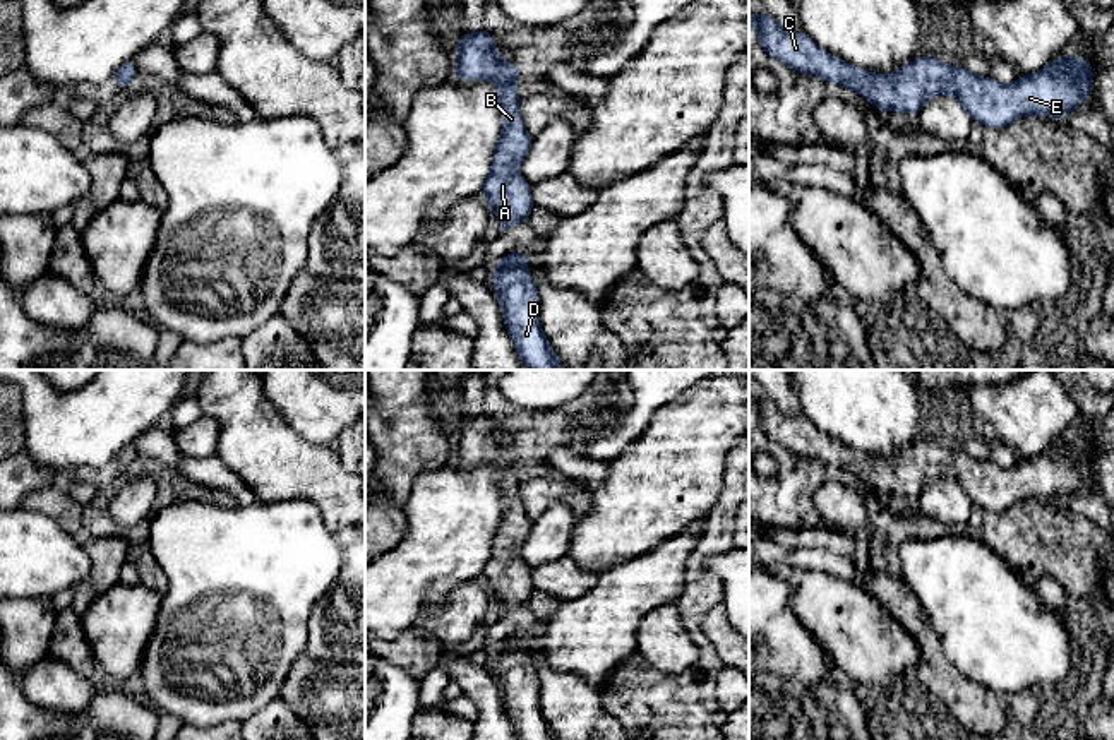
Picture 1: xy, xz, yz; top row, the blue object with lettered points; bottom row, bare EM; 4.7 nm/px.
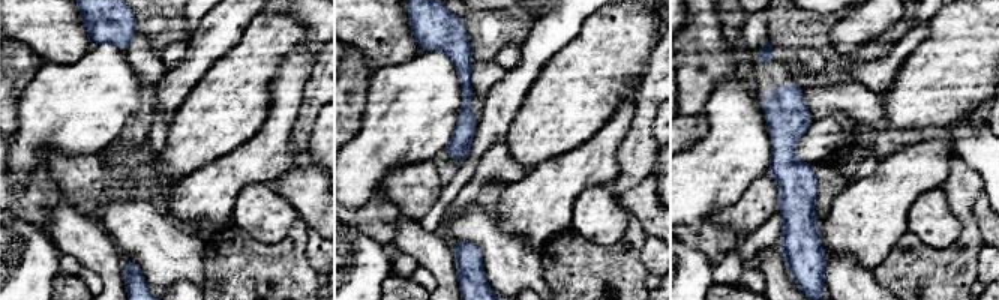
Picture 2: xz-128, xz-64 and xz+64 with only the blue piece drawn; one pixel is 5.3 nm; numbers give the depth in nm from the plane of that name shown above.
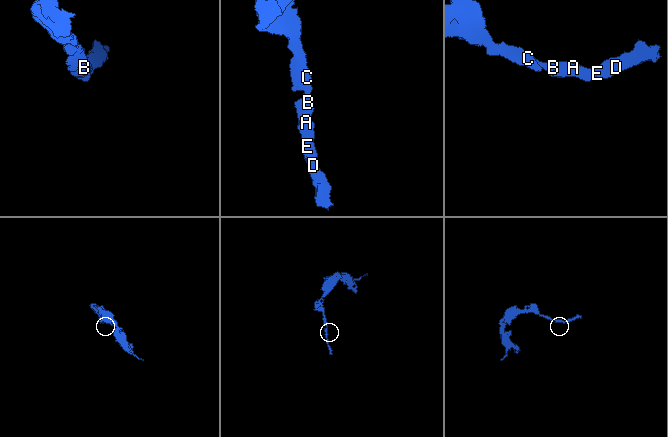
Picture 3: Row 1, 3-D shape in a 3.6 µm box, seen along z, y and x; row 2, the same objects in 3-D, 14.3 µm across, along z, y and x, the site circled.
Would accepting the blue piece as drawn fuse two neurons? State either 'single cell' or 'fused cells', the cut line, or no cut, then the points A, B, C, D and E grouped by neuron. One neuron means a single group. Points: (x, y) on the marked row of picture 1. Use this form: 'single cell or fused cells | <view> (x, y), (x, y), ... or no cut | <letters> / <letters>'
single cell | no cut | A B C D E

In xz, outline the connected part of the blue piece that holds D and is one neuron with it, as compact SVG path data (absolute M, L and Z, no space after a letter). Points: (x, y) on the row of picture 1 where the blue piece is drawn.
M511 252L495 266L492 284L502 307L506 329L528 370L564 370L540 327L540 295L528 272L530 254Z

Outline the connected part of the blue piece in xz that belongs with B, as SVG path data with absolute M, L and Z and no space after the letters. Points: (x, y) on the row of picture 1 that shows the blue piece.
M487 29L463 34L458 41L459 62L454 77L470 82L487 79L497 84L502 108L502 135L497 142L490 175L482 188L504 235L516 223L528 221L533 209L531 187L519 175L519 164L526 158L533 137L526 132L516 91L523 75L521 69L497 57L497 45Z

